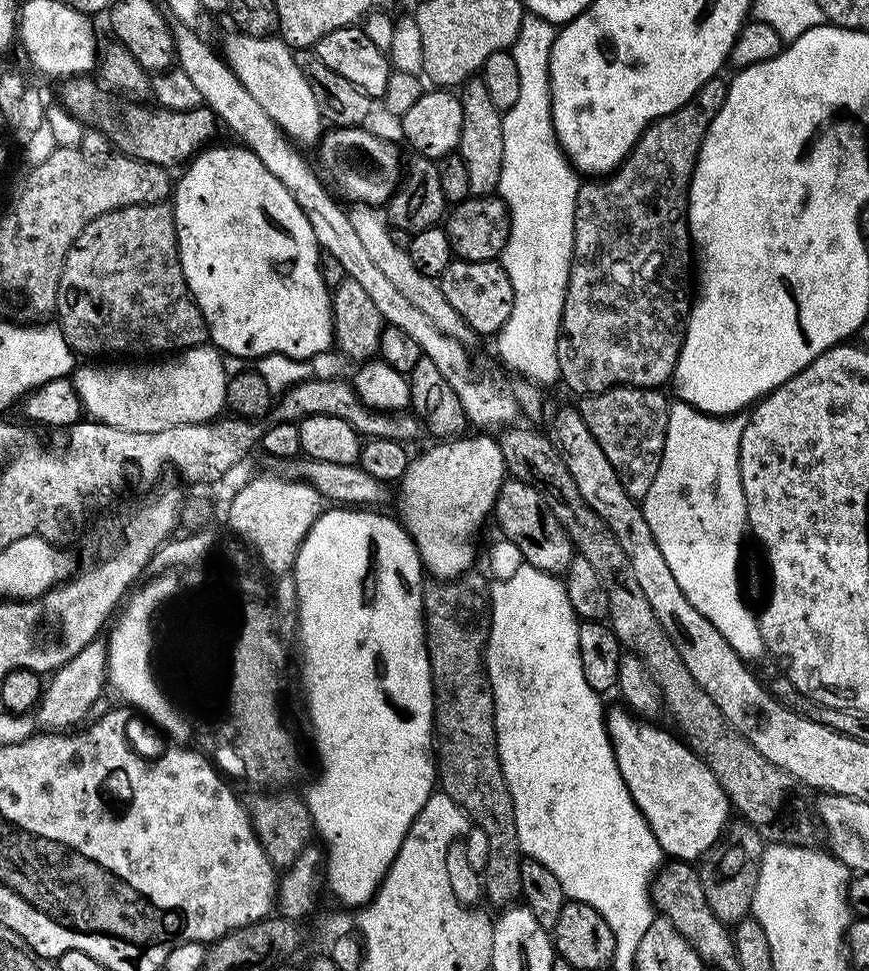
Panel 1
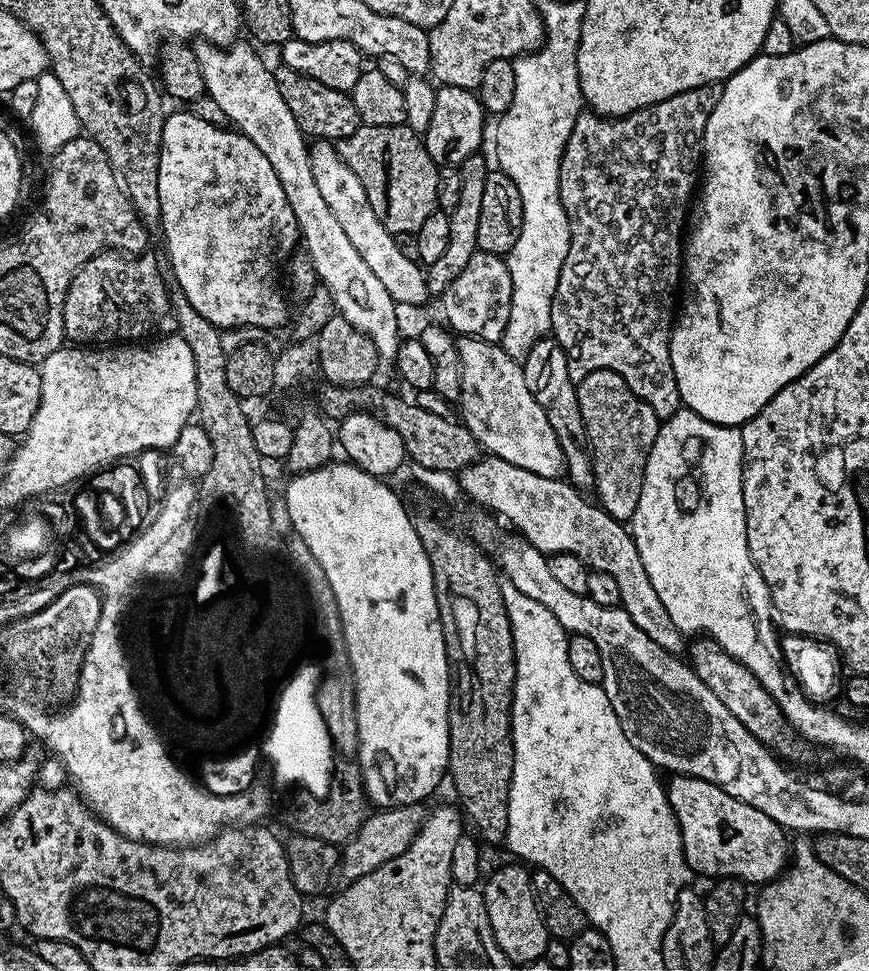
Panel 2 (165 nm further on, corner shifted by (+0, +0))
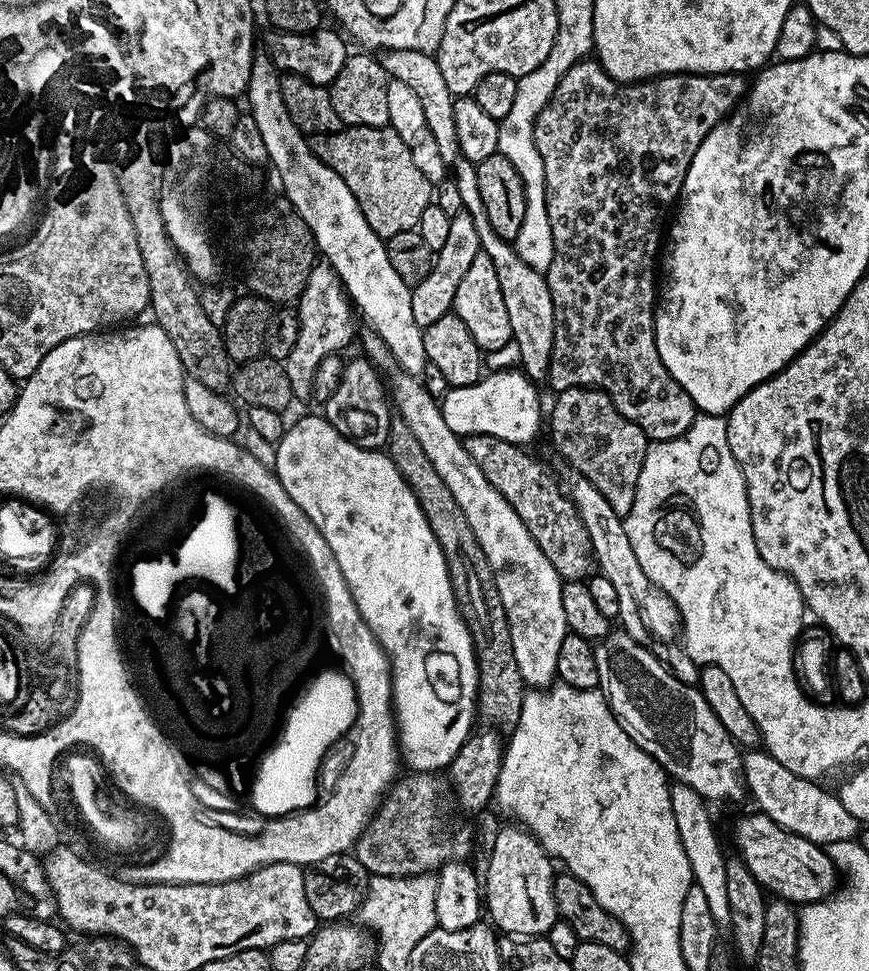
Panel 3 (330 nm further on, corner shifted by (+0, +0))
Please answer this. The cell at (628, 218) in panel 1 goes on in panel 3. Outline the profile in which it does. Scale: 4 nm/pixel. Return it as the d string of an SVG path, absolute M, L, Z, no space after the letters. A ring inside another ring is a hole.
M589 58L579 60L558 82L550 102L538 114L534 128L534 140L538 146L538 154L542 154L542 162L546 170L546 210L550 214L550 230L554 238L554 258L547 270L548 285L550 286L550 298L554 298L554 318L556 329L554 330L554 350L548 367L547 387L553 388L553 393L559 394L571 388L598 388L604 384L616 392L622 392L624 396L615 396L612 400L614 406L630 422L634 422L645 434L649 441L673 440L678 438L696 421L698 409L696 403L682 390L680 383L662 366L662 358L658 358L658 346L656 345L656 309L658 300L658 268L656 272L656 251L660 248L660 231L665 231L664 215L679 201L680 191L686 178L686 170L690 170L690 162L694 154L698 154L698 146L733 111L732 108L745 99L750 87L749 81L743 75L726 72L723 76L694 76L691 74L677 74L675 76L658 76L655 80L641 80L639 84L619 84L602 67L599 60ZM604 370L612 370L612 376L628 378L628 380L598 380L602 376L610 376Z

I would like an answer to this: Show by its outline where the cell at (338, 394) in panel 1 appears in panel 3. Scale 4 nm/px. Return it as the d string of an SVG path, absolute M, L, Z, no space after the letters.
M478 434L467 437L464 445L478 470L486 474L490 486L494 486L510 506L514 506L514 514L522 518L522 526L530 530L534 542L538 542L542 554L550 558L550 566L558 570L561 580L587 581L597 567L596 558L590 534L565 485L560 485L555 474L519 444L511 444L490 434Z

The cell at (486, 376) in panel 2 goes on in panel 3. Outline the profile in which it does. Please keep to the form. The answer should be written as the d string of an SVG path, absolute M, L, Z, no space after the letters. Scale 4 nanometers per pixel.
M576 476L568 493L577 510L579 510L583 525L590 534L592 552L595 554L599 573L608 578L613 587L616 587L619 604L619 623L623 631L628 632L638 643L650 646L652 636L660 641L661 645L673 643L680 634L680 611L675 602L665 592L652 586L646 572L635 557L630 538L626 535L623 517L619 516L610 507L610 502L599 494L598 488L584 476Z

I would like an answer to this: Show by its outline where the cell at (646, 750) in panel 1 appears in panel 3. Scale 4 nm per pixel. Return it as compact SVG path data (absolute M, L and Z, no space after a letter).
M763 814L744 816L732 828L732 840L736 843L739 859L758 878L760 885L773 897L787 900L793 906L813 904L816 900L825 900L838 888L836 863L821 845L798 834L788 832L776 825L770 817Z

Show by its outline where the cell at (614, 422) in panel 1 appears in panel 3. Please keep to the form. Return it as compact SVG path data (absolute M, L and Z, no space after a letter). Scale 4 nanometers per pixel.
M571 388L555 399L552 404L553 446L576 476L584 476L598 488L616 514L628 516L638 490L638 474L642 474L642 462L648 453L648 435L623 416L611 398L598 388Z

